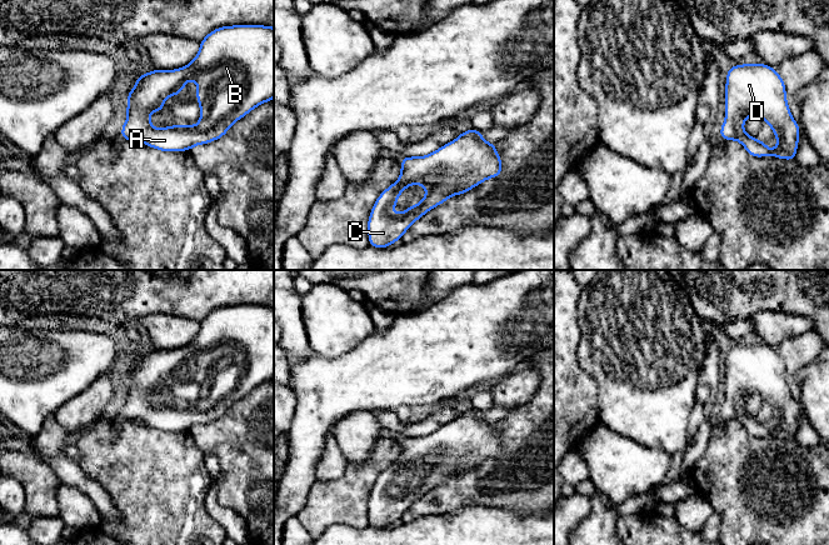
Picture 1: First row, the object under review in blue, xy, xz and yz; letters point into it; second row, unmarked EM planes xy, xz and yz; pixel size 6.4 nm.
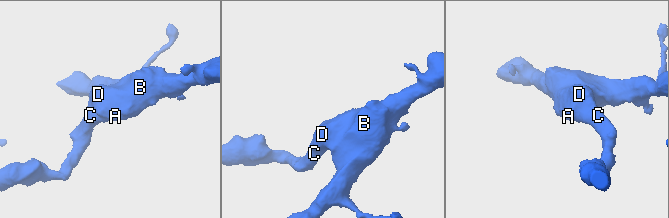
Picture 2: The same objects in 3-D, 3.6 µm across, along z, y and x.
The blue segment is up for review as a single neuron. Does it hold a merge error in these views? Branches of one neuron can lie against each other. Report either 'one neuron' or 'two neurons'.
one neuron

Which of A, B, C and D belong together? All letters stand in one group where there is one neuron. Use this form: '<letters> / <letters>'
A B C D

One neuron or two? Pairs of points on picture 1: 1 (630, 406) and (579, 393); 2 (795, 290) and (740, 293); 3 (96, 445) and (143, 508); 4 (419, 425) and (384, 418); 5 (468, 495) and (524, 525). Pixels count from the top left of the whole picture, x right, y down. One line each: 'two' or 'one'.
1: two
2: one
3: one
4: one
5: two

